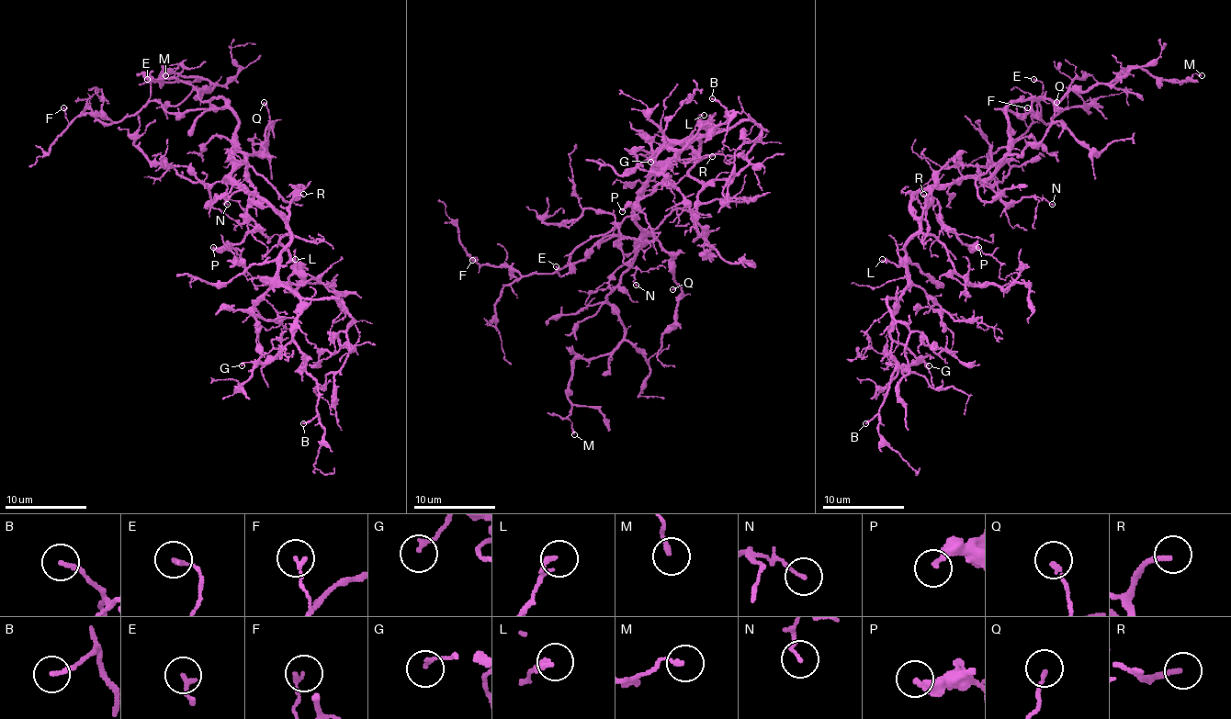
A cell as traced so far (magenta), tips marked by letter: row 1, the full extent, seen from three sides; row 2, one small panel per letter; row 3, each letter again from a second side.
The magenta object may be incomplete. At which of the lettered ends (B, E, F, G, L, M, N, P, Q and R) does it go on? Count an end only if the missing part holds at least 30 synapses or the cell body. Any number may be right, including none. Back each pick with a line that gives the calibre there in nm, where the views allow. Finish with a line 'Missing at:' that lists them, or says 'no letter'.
R: Thickness 200 nm
Missing at: R

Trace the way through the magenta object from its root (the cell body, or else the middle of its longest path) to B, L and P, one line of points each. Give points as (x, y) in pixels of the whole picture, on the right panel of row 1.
B: (947, 184), (931, 189), (920, 229), (905, 247), (909, 286), (890, 333), (894, 374), (880, 410), (865, 423)
L: (947, 184), (940, 184), (931, 189), (920, 229), (905, 247), (905, 264), (897, 265), (882, 259)
P: (947, 184), (940, 184), (931, 189), (931, 196), (940, 206), (940, 219), (964, 245), (974, 249), (978, 247)

